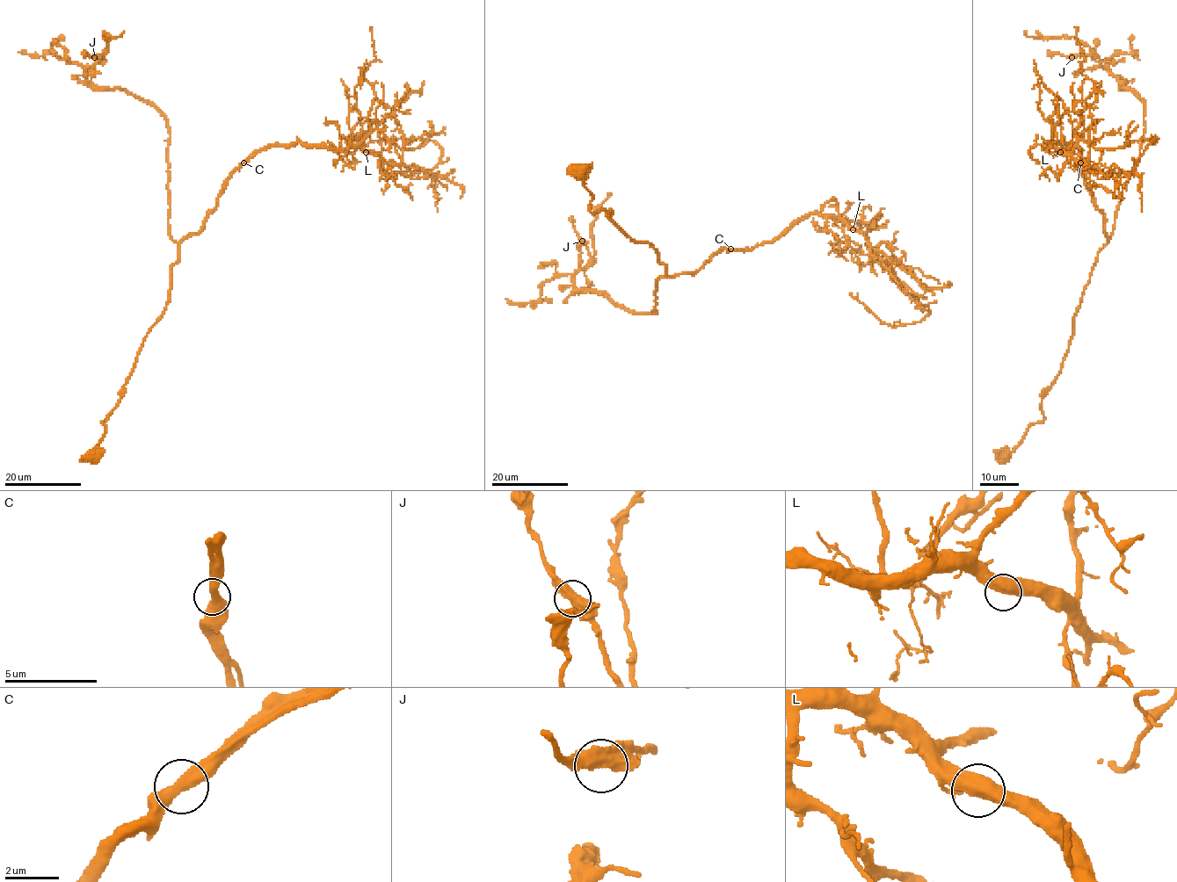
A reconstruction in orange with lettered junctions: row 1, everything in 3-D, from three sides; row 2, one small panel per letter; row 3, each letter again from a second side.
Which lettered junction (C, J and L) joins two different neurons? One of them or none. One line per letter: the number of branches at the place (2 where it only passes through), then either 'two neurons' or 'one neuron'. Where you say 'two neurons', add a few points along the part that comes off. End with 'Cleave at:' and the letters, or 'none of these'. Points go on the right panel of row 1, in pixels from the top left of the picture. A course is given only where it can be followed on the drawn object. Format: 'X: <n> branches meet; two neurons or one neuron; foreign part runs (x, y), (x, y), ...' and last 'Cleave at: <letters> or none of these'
C: 2 branches meet; one neuron
J: 2 branches meet; one neuron
L: 2 branches meet; one neuron
Cleave at: none of these

